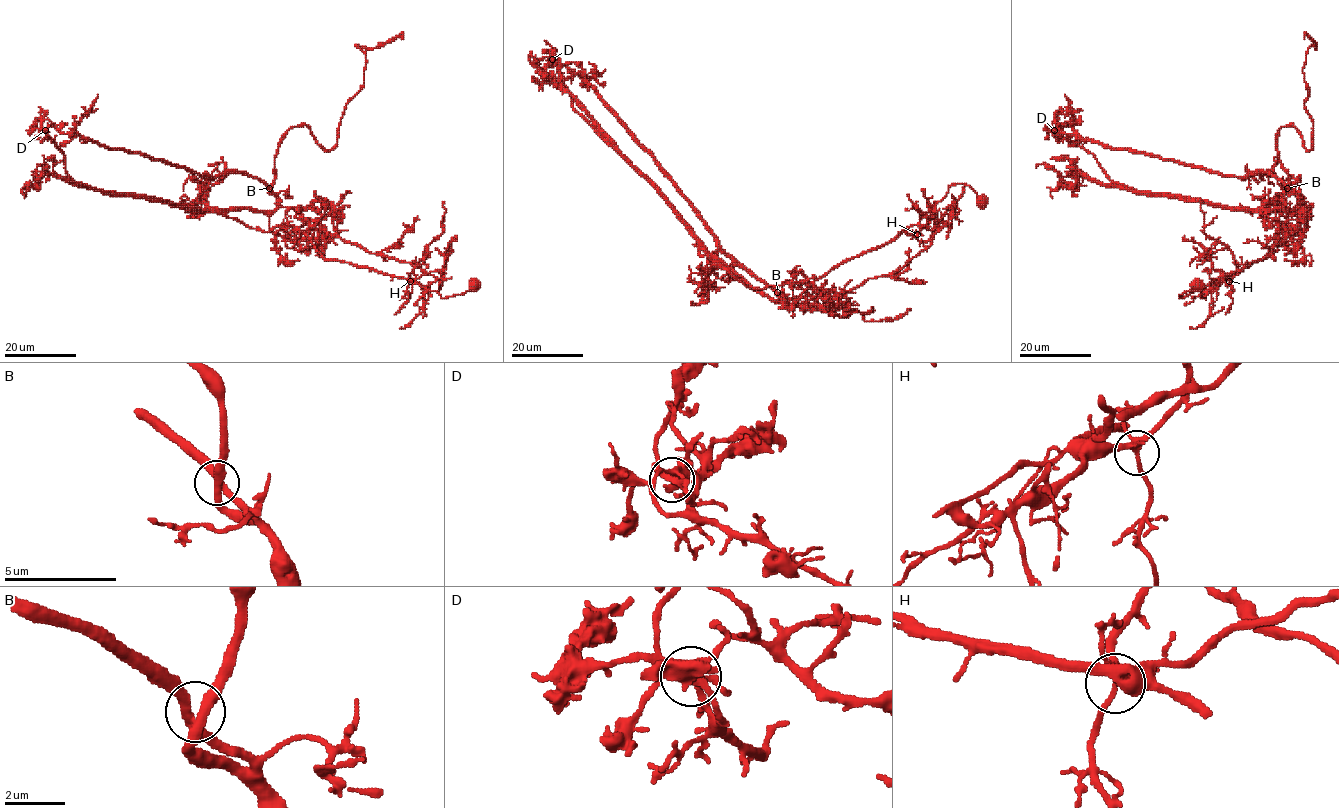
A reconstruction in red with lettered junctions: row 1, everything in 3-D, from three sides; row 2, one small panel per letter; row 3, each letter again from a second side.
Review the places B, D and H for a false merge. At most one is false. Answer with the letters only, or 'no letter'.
D

